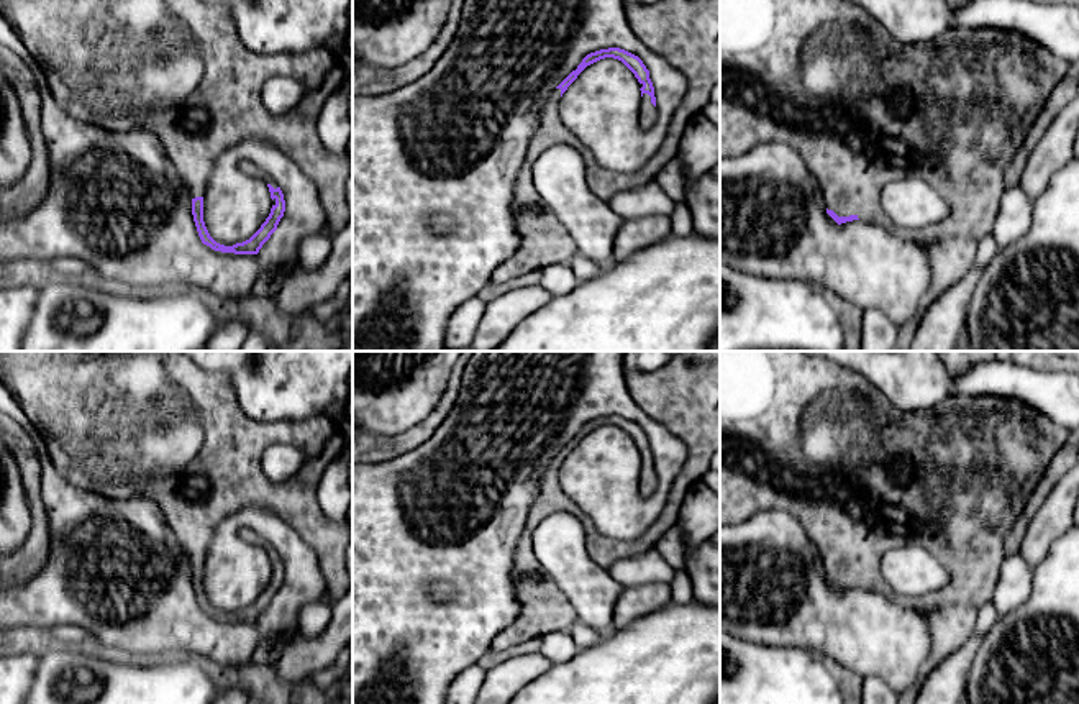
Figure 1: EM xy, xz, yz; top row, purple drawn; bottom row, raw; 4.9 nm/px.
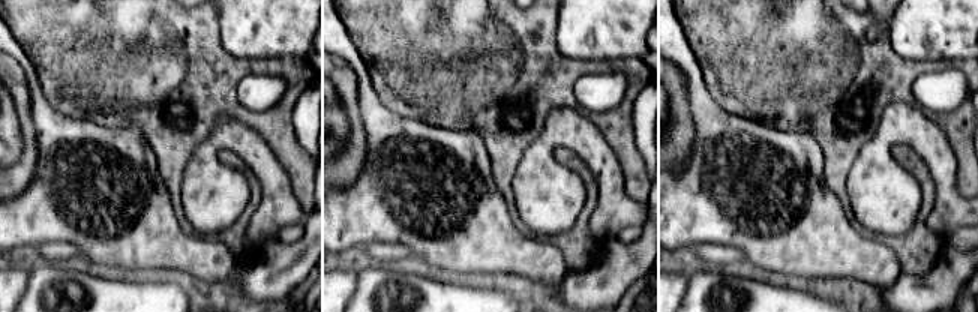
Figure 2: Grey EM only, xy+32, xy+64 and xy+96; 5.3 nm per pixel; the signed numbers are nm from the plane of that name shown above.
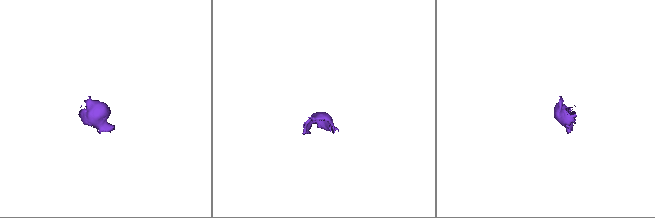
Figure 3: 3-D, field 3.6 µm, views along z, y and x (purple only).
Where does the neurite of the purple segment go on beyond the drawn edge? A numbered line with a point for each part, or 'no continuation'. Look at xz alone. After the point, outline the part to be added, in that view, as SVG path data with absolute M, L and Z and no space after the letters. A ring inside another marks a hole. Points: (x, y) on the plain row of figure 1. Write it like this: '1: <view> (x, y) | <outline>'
1: xz (682, 396) | M672 356L653 373L630 371L623 366L633 400L658 423L681 438L689 458L671 486L659 519L633 542L602 535L592 520L562 491L558 479L561 456L554 456L538 482L538 494L515 550L515 594L520 614L492 642L500 651L556 630L569 632L576 617L569 599L543 569L531 546L531 533L548 515L567 512L577 517L587 533L587 553L602 568L618 560L644 553L679 520L689 491L710 471L710 459L720 450L720 359L695 363Z
2: xz (646, 476) | M643 461L640 469L640 492L643 497L653 496L656 489L656 474L651 471L651 464Z

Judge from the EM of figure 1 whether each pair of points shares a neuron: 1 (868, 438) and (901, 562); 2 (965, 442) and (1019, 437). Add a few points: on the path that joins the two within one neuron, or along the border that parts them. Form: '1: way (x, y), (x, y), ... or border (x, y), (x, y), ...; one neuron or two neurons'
1: border (935, 555), (894, 547), (881, 575); two neurons
2: way (978, 442), (1006, 442); one neuron

